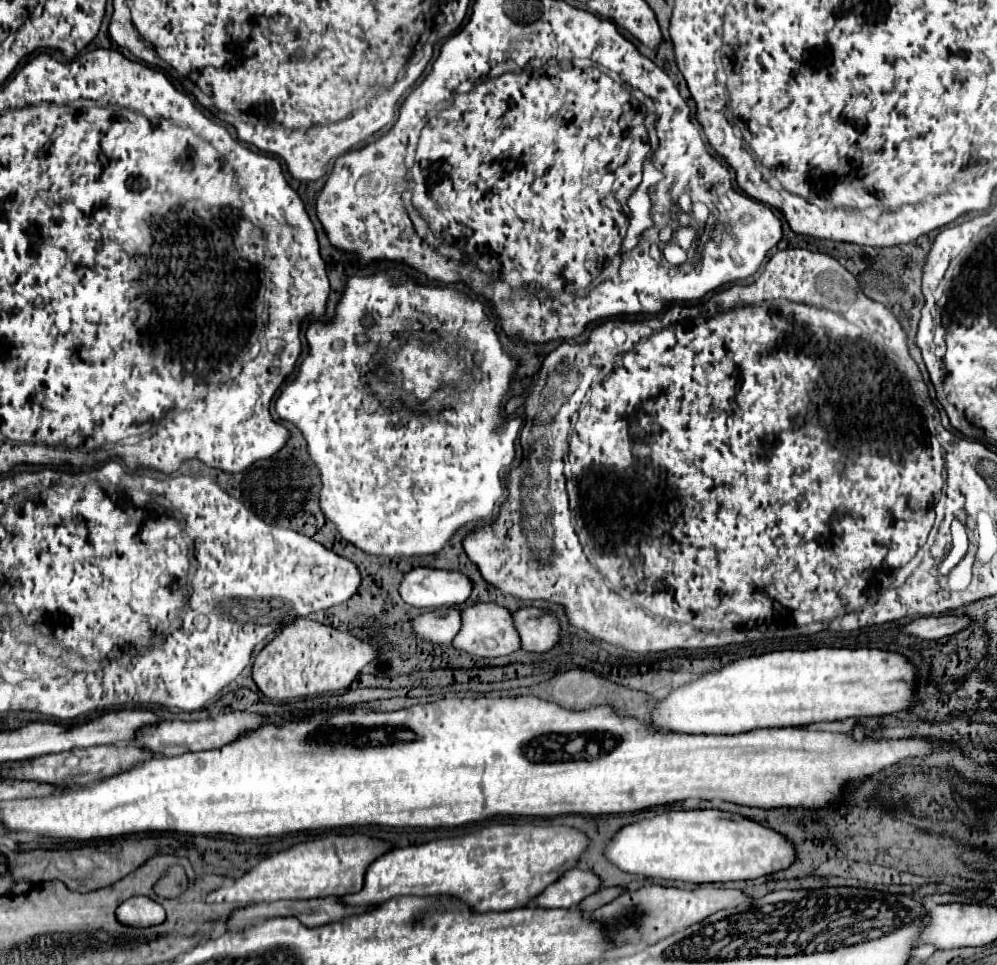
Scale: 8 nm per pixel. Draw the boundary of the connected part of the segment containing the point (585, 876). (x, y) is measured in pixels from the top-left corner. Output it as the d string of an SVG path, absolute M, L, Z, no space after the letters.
M570 869L544 893L540 893L534 903L544 909L576 907L580 901L584 901L584 897L596 893L600 885L602 885L600 877L596 877L592 871Z

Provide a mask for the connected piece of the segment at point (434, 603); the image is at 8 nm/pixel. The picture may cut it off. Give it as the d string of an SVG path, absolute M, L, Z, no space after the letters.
M432 567L412 569L400 585L400 597L420 609L458 607L470 597L470 591L472 581L464 573Z

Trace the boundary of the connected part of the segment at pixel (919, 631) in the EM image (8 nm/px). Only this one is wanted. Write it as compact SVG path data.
M956 615L920 617L920 619L914 619L912 623L904 625L902 631L912 633L922 639L940 639L946 635L954 635L954 633L966 629L968 625L972 625L972 617L968 617L968 615L962 615L962 617L956 617Z

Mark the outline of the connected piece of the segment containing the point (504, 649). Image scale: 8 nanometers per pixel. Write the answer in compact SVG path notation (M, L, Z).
M478 603L462 611L462 629L454 639L454 647L478 657L502 657L522 649L516 627L512 625L512 613L496 603Z

